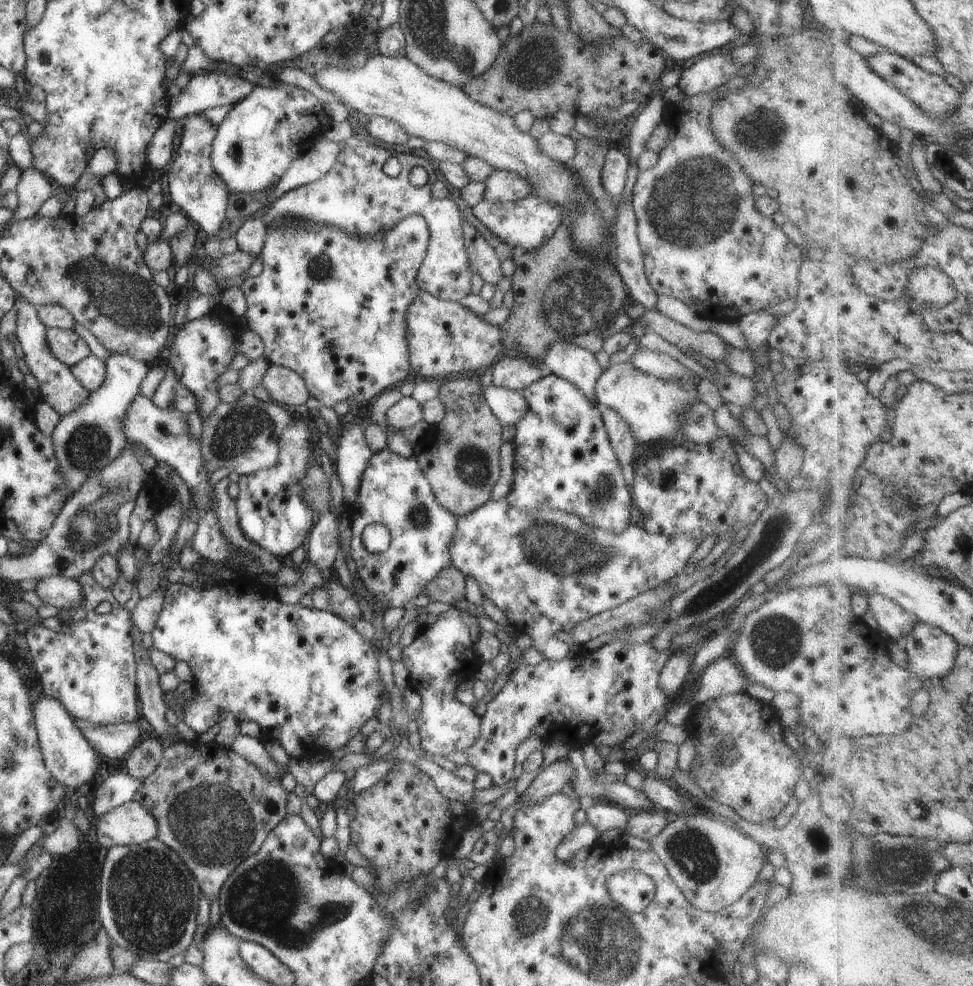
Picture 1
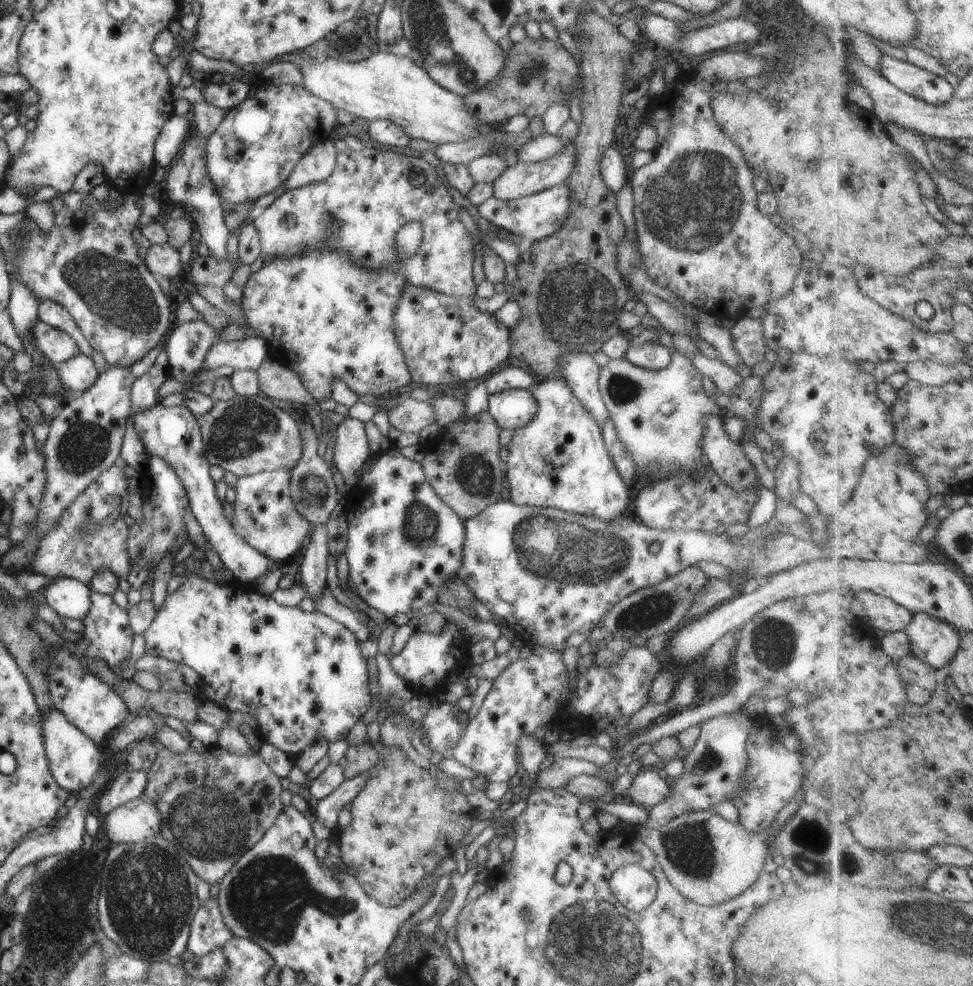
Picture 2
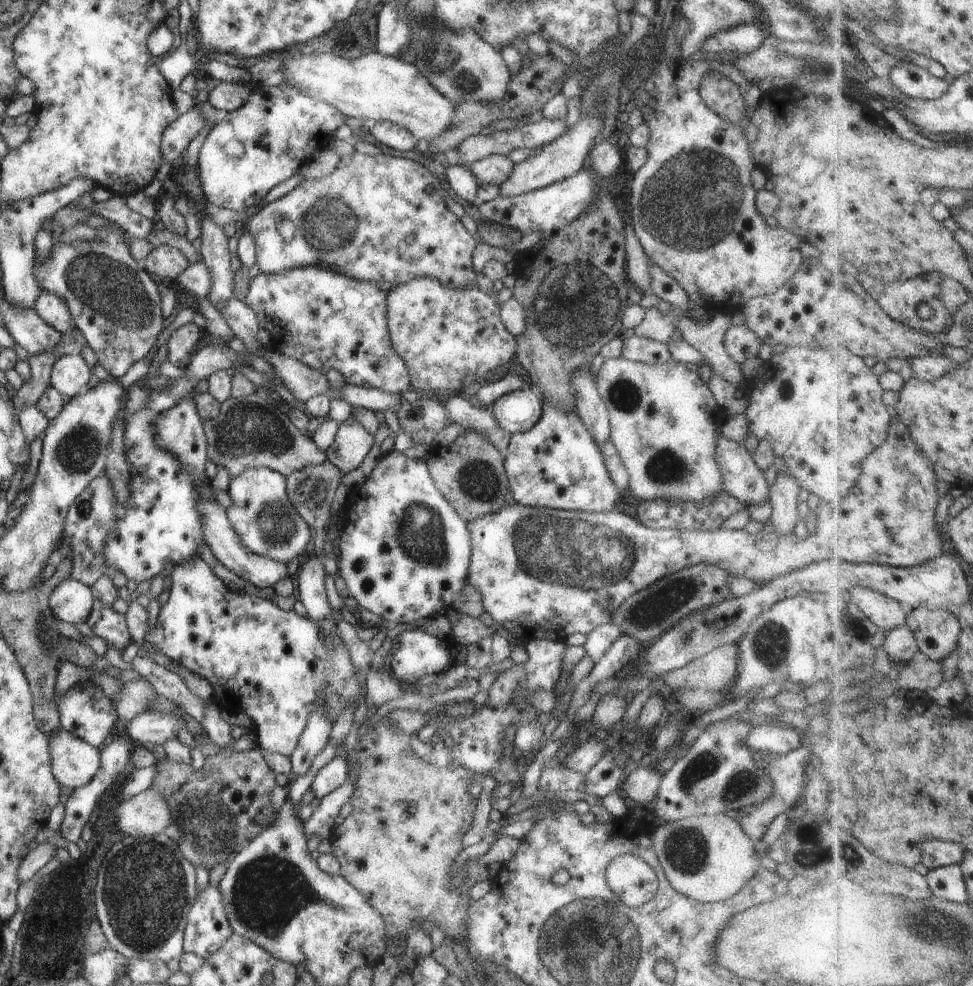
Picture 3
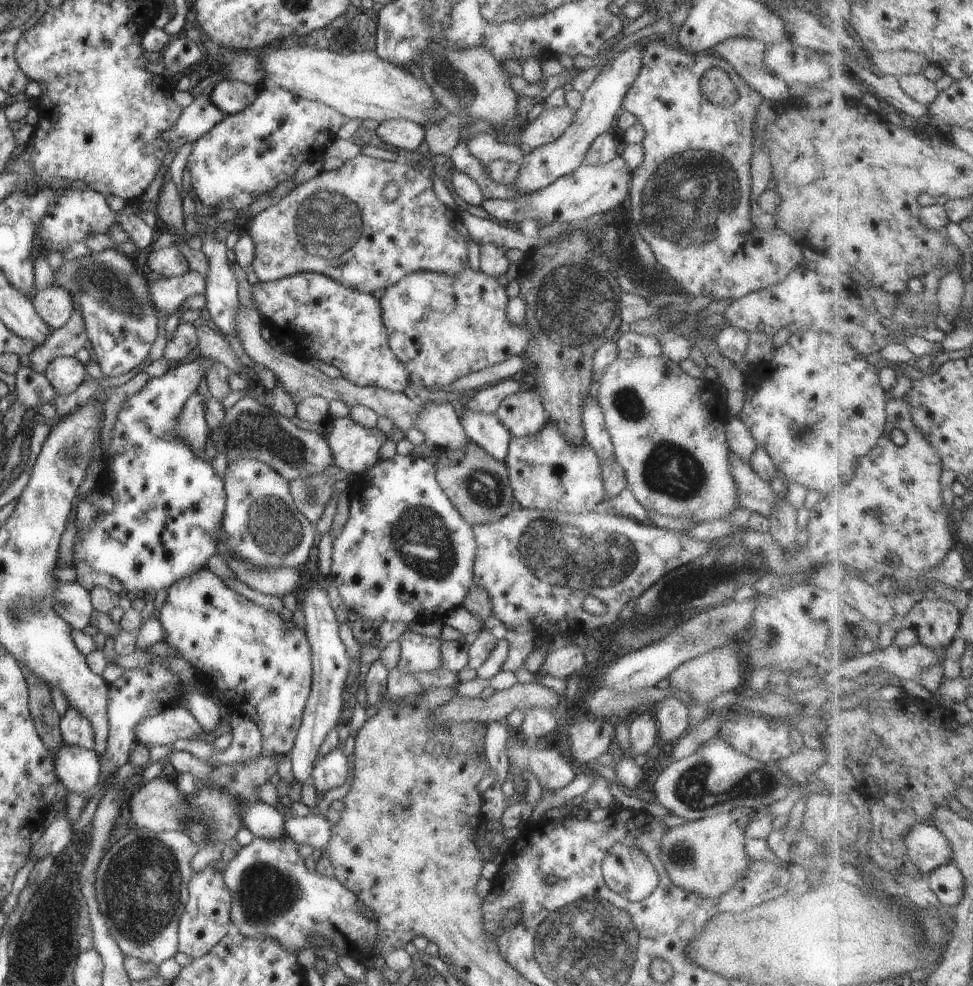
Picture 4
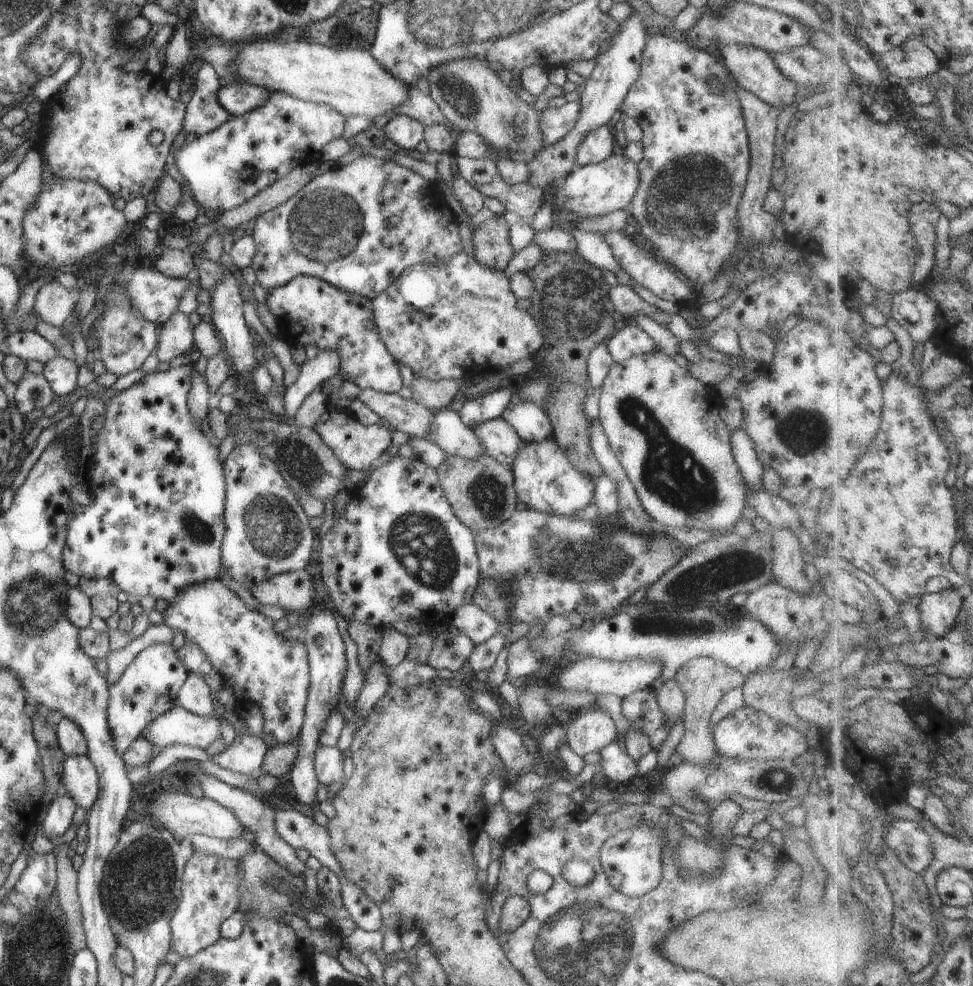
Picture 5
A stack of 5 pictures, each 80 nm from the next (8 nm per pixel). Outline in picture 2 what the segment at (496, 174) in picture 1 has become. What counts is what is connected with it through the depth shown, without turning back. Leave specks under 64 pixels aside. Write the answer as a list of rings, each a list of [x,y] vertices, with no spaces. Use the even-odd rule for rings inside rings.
[[[567,140],[563,150],[551,158],[509,165],[493,180],[492,197],[507,201],[562,184],[573,170],[573,160],[575,146],[573,140]]]

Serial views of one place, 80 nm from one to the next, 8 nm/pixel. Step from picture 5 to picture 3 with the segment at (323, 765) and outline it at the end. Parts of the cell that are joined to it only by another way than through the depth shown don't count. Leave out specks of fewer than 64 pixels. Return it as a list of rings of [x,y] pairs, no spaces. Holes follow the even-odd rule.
[[[337,752],[325,766],[321,766],[315,772],[315,779],[311,784],[311,790],[315,799],[321,799],[339,788],[343,782],[348,780],[348,768],[344,754]]]

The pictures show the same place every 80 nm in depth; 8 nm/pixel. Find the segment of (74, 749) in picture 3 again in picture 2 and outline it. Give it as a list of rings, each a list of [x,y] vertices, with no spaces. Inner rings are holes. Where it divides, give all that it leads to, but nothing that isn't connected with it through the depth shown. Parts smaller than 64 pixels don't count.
[[[56,709],[47,710],[47,712],[40,714],[40,720],[49,773],[59,788],[65,792],[76,794],[83,786],[87,786],[93,780],[97,768],[101,765],[104,749],[93,744],[83,732],[79,732],[73,724],[69,724],[61,712]]]

